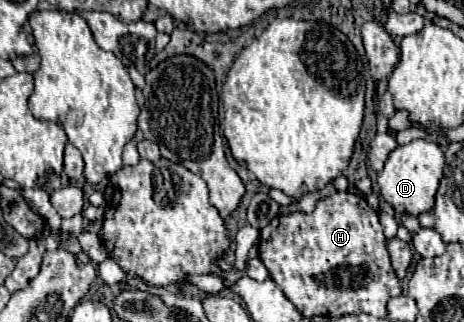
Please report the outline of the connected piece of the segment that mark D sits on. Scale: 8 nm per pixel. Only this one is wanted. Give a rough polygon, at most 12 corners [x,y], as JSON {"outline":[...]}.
{"outline":[[433,140],[397,146],[377,178],[397,212],[433,208],[444,154]]}

